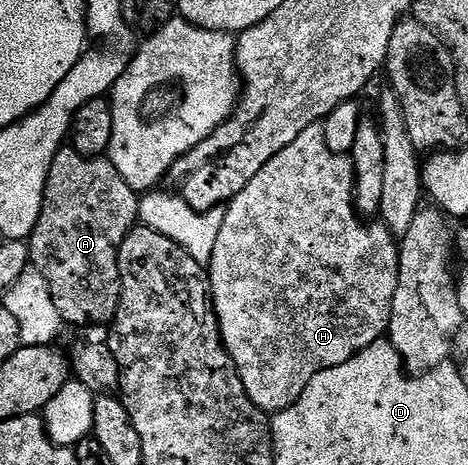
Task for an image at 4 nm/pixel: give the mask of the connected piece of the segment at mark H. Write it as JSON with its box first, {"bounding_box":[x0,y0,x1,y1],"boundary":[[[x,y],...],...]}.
{"bounding_box":[207,122,399,414],"boundary":[[[321,122],[307,126],[307,130],[303,130],[303,134],[295,138],[295,142],[291,142],[291,146],[272,156],[267,166],[263,166],[263,170],[259,170],[259,174],[255,174],[255,178],[251,178],[251,182],[247,182],[247,186],[243,186],[243,190],[239,190],[239,194],[225,208],[223,226],[219,229],[214,253],[207,265],[207,283],[213,301],[213,312],[217,316],[221,331],[221,340],[233,359],[233,365],[237,368],[251,402],[255,402],[260,412],[276,414],[287,410],[297,401],[299,394],[307,390],[307,382],[311,382],[315,374],[331,370],[331,366],[343,366],[343,362],[347,362],[388,333],[395,286],[399,282],[399,244],[384,224],[361,223],[365,222],[355,207],[353,161],[348,155],[330,150],[325,141],[325,125]]]}

